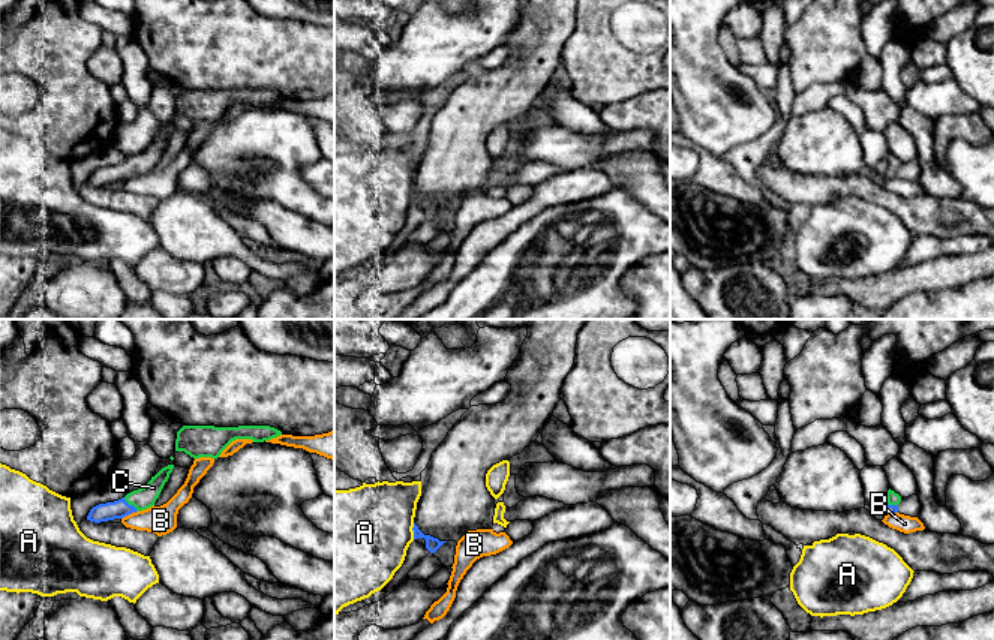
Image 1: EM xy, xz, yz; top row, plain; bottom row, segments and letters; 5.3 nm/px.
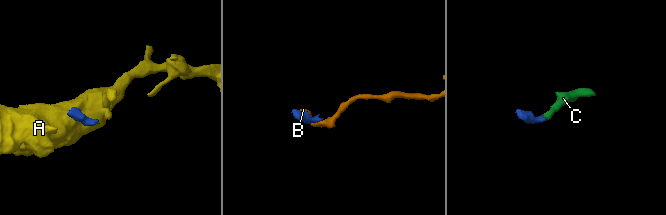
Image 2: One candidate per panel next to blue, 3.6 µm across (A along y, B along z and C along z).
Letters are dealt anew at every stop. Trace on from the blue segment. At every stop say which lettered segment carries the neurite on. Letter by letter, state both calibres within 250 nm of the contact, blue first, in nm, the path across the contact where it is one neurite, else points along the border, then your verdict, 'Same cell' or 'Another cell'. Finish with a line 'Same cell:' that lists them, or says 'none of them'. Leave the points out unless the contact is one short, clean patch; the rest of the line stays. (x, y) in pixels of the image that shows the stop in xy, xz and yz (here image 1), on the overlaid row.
A: Thickness 80 nm (blue) against 480 nm. Another cell
B: Thickness 100 nm (blue) against 160 nm. Boundary: xy (137, 510), (122, 519). Another cell
C: Thickness 100 nm (blue) against 120 nm. Path across: xy (120, 508), (131, 505), (146, 496). Same cell
Same cell: C

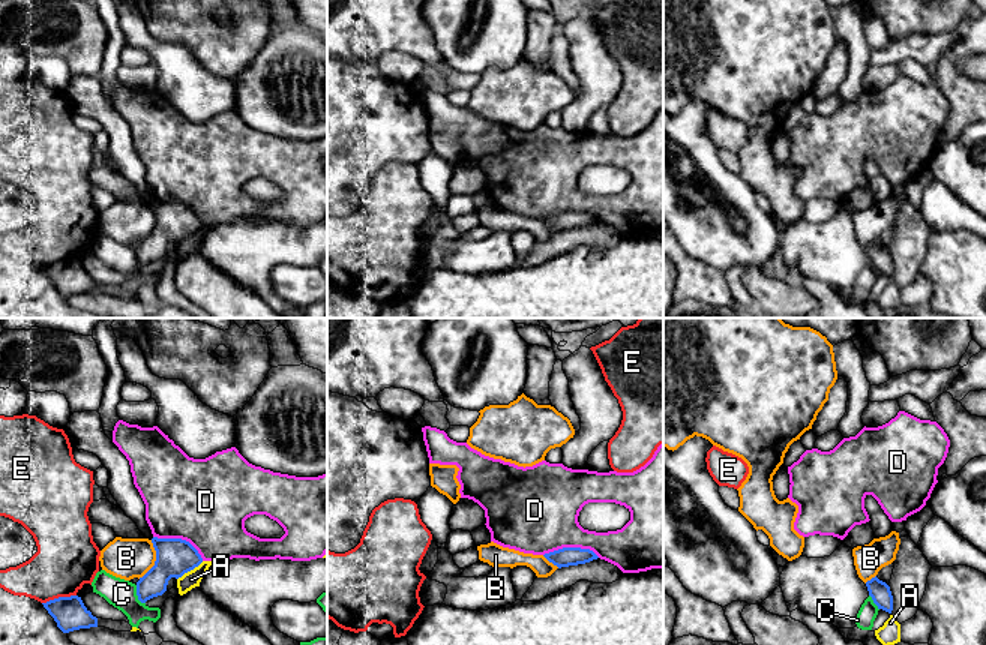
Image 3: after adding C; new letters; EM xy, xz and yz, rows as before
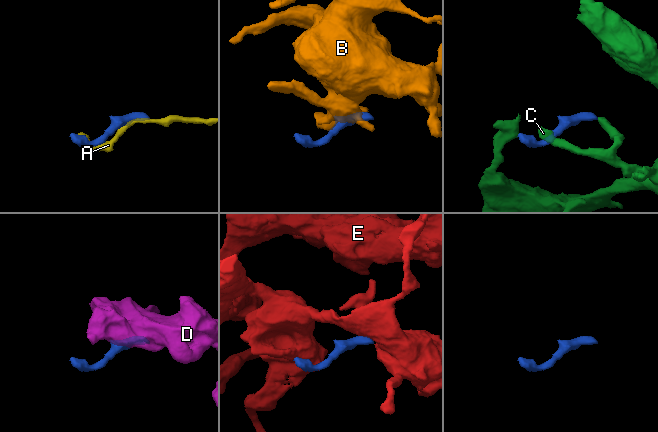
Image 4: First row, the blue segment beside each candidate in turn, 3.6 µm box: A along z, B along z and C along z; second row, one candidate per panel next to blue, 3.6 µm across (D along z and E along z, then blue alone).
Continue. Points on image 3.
A: Thickness 200 nm (blue) against 90 nm. Another cell
B: Thickness 200 nm (blue) against 220 nm. Another cell
C: Thickness 160 nm (blue) against 160 nm. Another cell
D: Thickness 100 nm (blue) against 420 nm. Another cell
E: Thickness 180 nm (blue) against 320 nm. Another cell
Same cell: none of them

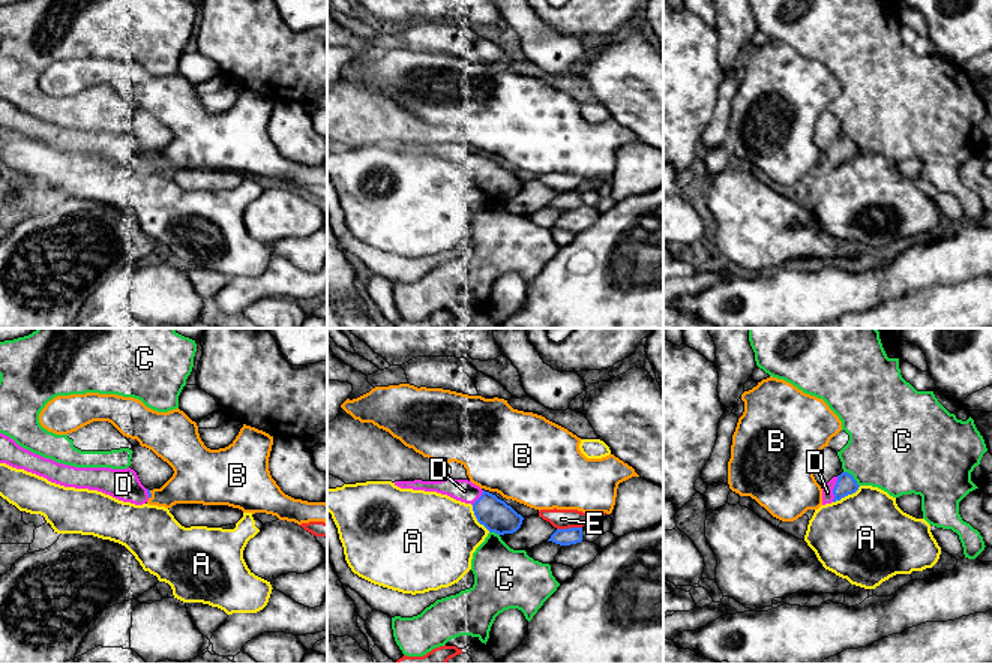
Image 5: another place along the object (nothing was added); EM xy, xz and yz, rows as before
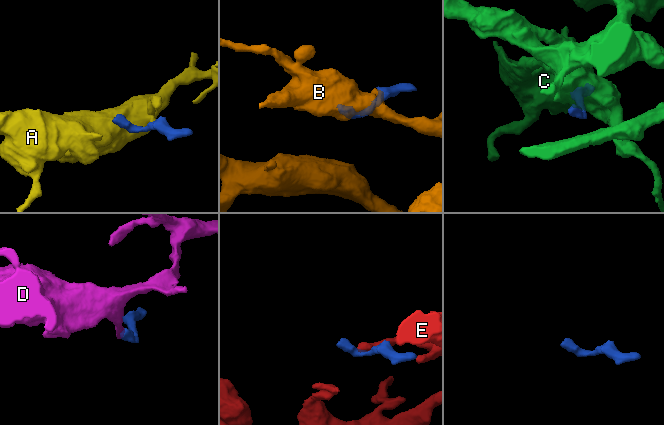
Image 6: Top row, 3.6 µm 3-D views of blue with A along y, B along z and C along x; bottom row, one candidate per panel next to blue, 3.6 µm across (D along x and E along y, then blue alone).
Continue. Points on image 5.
A: Thickness 110 nm (blue) against 480 nm. Another cell
B: Thickness 20 nm (blue) against 240 nm. Boundary: xy (149, 490), (150, 498). Another cell
C: Thickness 110 nm (blue) against 440 nm. Another cell
D: Thickness 110 nm (blue) against 60 nm. Same cell
E: Thickness 100 nm (blue) against 110 nm. Another cell
Same cell: D

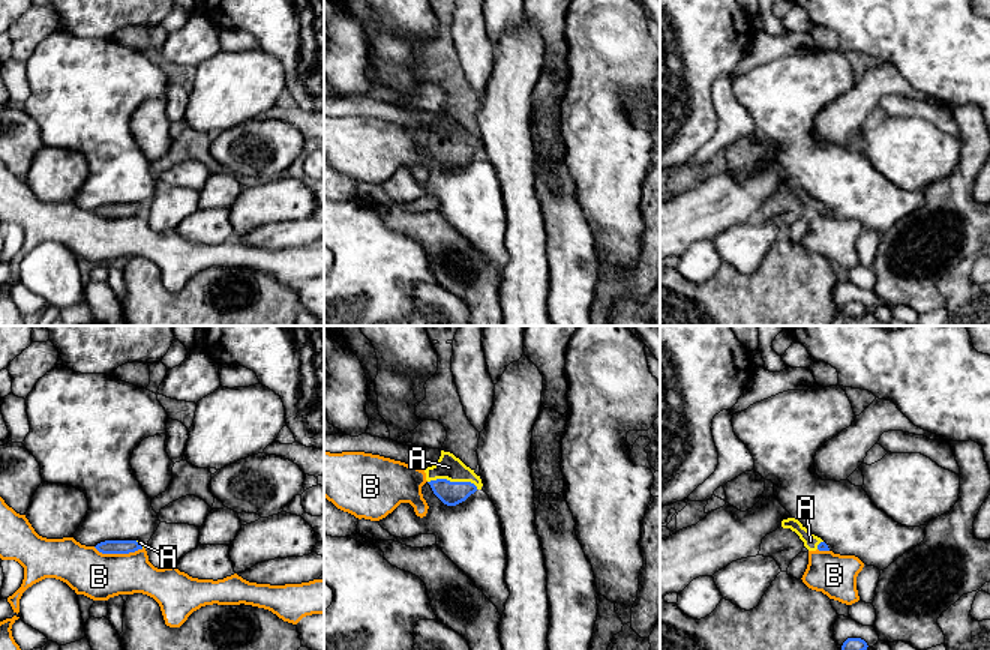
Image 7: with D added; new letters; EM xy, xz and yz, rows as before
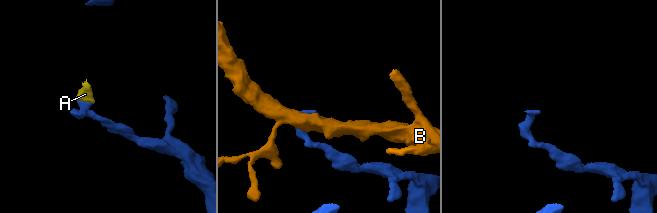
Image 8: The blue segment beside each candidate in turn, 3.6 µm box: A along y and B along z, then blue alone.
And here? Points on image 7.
A: Thickness 130 nm (blue) against 130 nm. Path across: xz (450, 493), (453, 482), (449, 467). Same cell
B: Thickness 80 nm (blue) against 260 nm. Boundary: xy (93, 547), (102, 553), (134, 553), (143, 548). Another cell
Same cell: A

